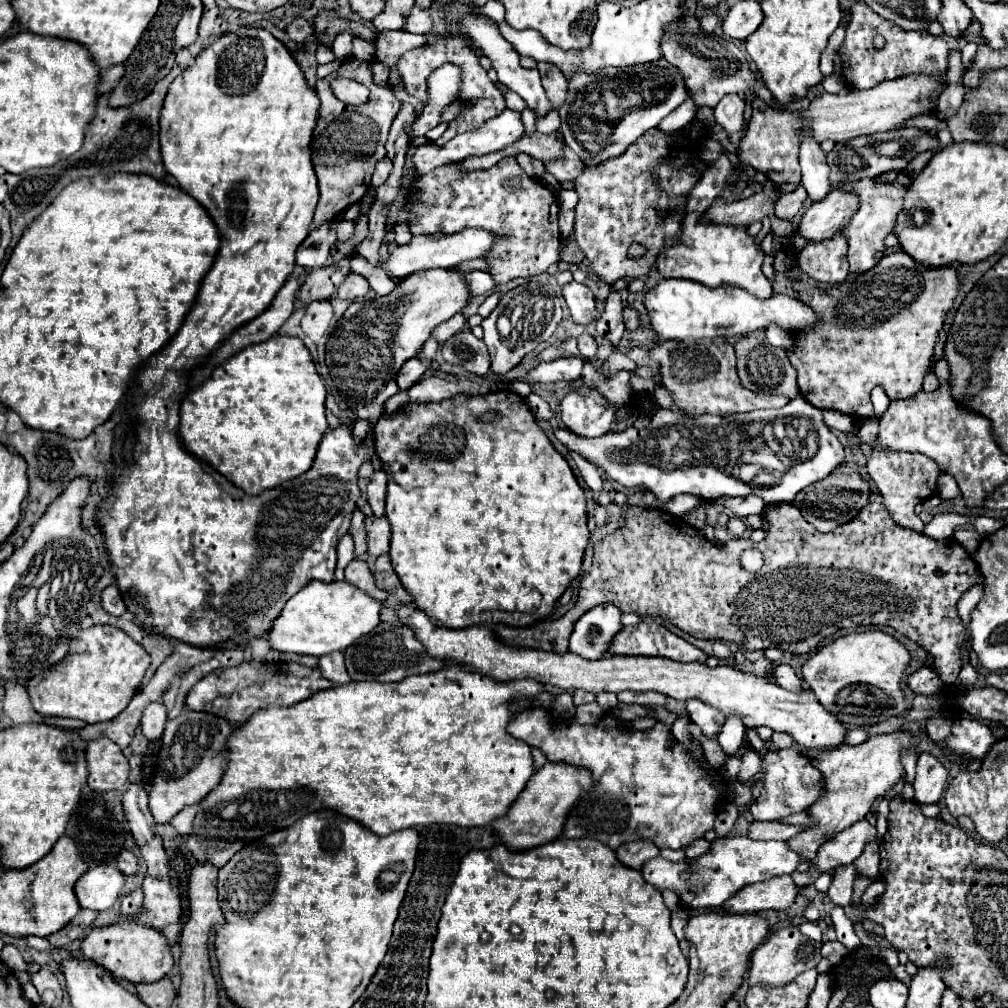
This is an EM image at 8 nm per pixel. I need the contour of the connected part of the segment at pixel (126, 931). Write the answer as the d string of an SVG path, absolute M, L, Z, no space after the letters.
M122 922L122 924L92 928L88 936L82 940L82 954L90 960L98 960L98 964L102 964L114 976L134 984L162 980L174 968L172 950L168 946L166 936L150 926L142 926L136 922Z

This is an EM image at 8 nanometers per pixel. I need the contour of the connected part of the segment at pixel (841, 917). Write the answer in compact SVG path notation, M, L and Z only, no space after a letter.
M834 906L830 916L832 916L832 922L834 922L834 926L836 926L838 940L840 940L846 948L850 948L850 950L858 948L858 946L860 946L860 938L856 936L856 932L854 932L854 926L852 926L850 918L844 914L844 908Z

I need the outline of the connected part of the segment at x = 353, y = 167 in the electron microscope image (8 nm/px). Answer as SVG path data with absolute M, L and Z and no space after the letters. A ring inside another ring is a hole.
M354 56L346 58L336 74L330 78L322 78L316 84L316 92L320 96L320 116L318 126L312 138L312 162L318 176L320 186L320 202L316 206L312 228L320 226L324 220L332 220L336 214L346 210L348 206L360 202L370 190L370 178L378 160L386 156L386 140L390 126L396 116L396 108L390 102L380 102L380 96L374 96L374 80L372 80L372 64L366 60L358 60ZM344 76L350 80L358 80L370 88L372 96L364 106L342 106L340 100L330 90L330 78Z

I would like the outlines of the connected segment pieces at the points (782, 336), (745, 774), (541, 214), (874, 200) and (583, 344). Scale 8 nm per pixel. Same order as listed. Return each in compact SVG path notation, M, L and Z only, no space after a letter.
M768 326L766 328L766 340L776 346L782 348L784 352L792 352L794 350L794 336L786 330L782 330L780 326Z
M748 748L748 750L744 752L744 756L742 756L742 770L740 770L740 774L738 774L738 780L742 780L742 782L750 780L750 776L754 776L756 772L760 772L760 766L762 766L760 754Z
M504 158L488 170L468 172L468 176L460 176L460 168L456 168L456 164L440 166L420 178L420 192L422 196L416 202L414 218L408 222L412 234L436 234L436 232L454 234L468 226L476 226L476 228L494 232L498 236L498 244L494 244L492 252L488 254L488 260L490 260L490 272L494 274L496 284L504 284L518 276L522 278L538 276L546 272L550 264L558 260L558 250L560 250L558 198L548 186L544 186L542 180L528 176L520 168L516 158Z
M886 172L886 174L880 174L872 180L864 178L856 184L838 186L842 190L850 190L860 196L860 210L842 228L842 234L848 238L848 246L850 246L848 248L848 262L850 262L852 274L864 274L864 272L872 270L880 262L880 258L886 254L884 238L896 226L898 214L902 212L904 194L908 192L908 184L910 184L910 176L906 176L906 172Z
M580 334L578 336L578 350L584 360L590 360L596 356L596 340L590 334Z

